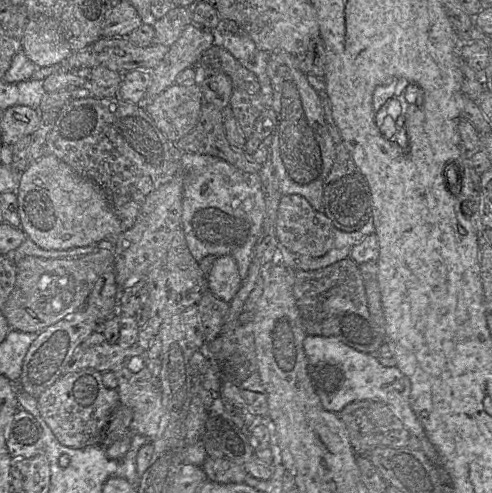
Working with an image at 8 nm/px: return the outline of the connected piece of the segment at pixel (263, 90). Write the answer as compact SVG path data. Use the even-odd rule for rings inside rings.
M222 31L223 47L229 51L249 71L253 72L260 84L260 95L266 107L272 107L273 89L267 74L270 52L258 50L254 42L244 32Z

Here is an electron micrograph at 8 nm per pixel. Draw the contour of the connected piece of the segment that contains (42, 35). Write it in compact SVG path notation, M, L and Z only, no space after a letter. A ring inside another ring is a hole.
M30 19L25 27L21 49L38 67L62 62L72 49L49 19Z

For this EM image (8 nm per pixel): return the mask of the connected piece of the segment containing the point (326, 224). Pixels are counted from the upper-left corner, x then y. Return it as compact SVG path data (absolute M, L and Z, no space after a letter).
M296 194L282 195L277 212L275 237L290 252L320 258L333 247L336 230L325 213L315 210L304 197Z

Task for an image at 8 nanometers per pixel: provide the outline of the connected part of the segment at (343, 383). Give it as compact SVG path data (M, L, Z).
M307 335L303 341L303 348L314 390L325 410L338 414L348 404L363 400L386 404L402 421L405 428L420 441L420 450L439 473L443 462L410 406L410 380L396 366L384 367L375 354L359 352L335 337Z

